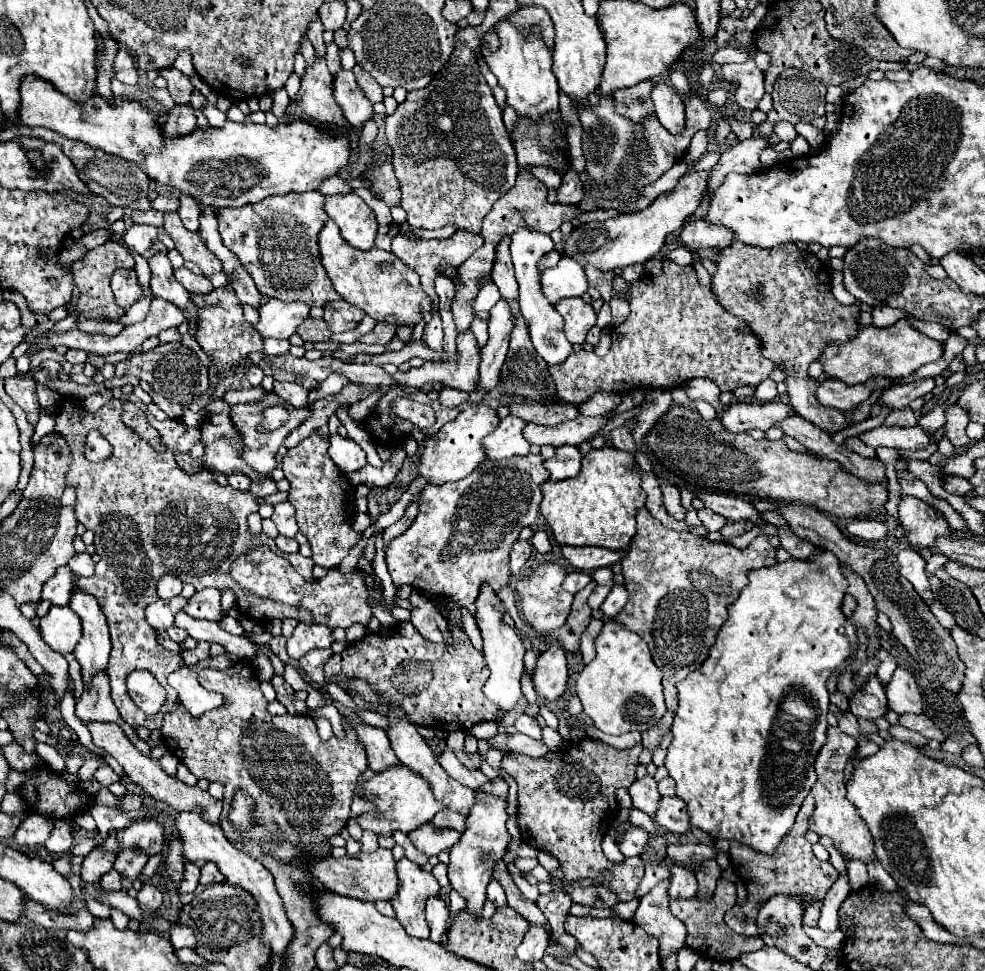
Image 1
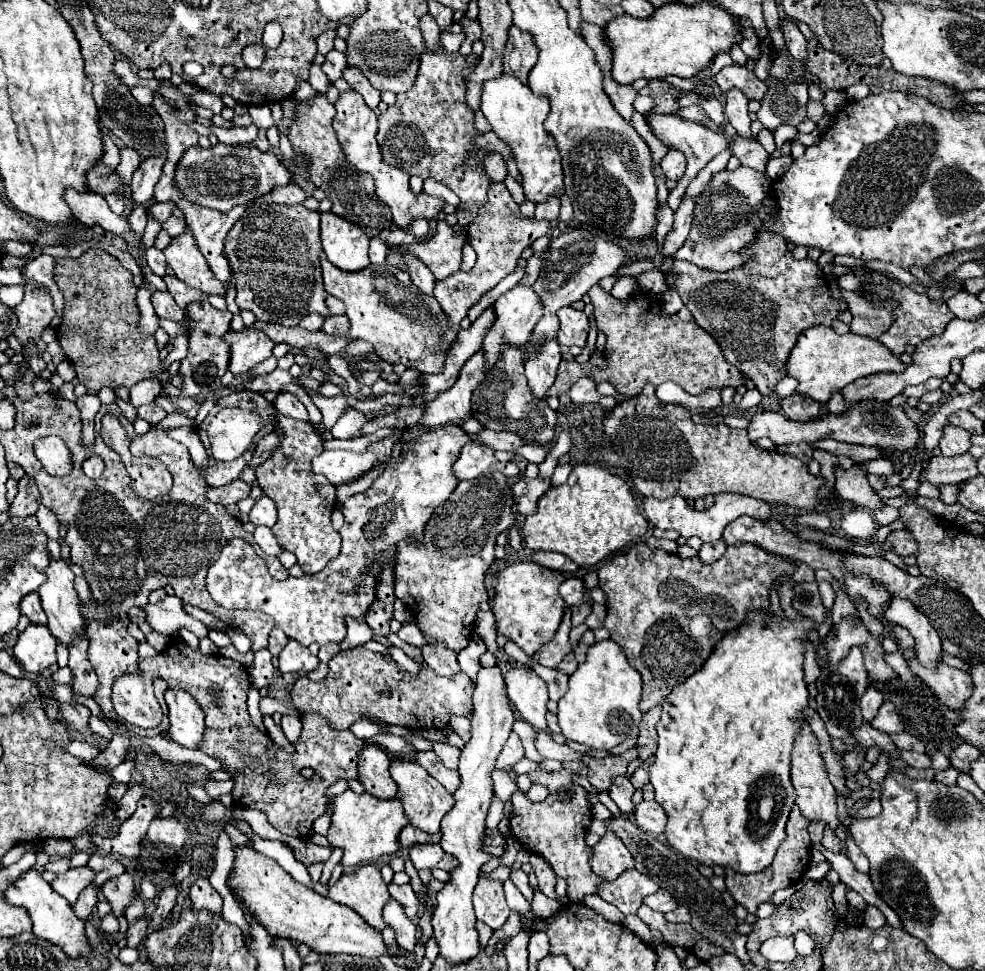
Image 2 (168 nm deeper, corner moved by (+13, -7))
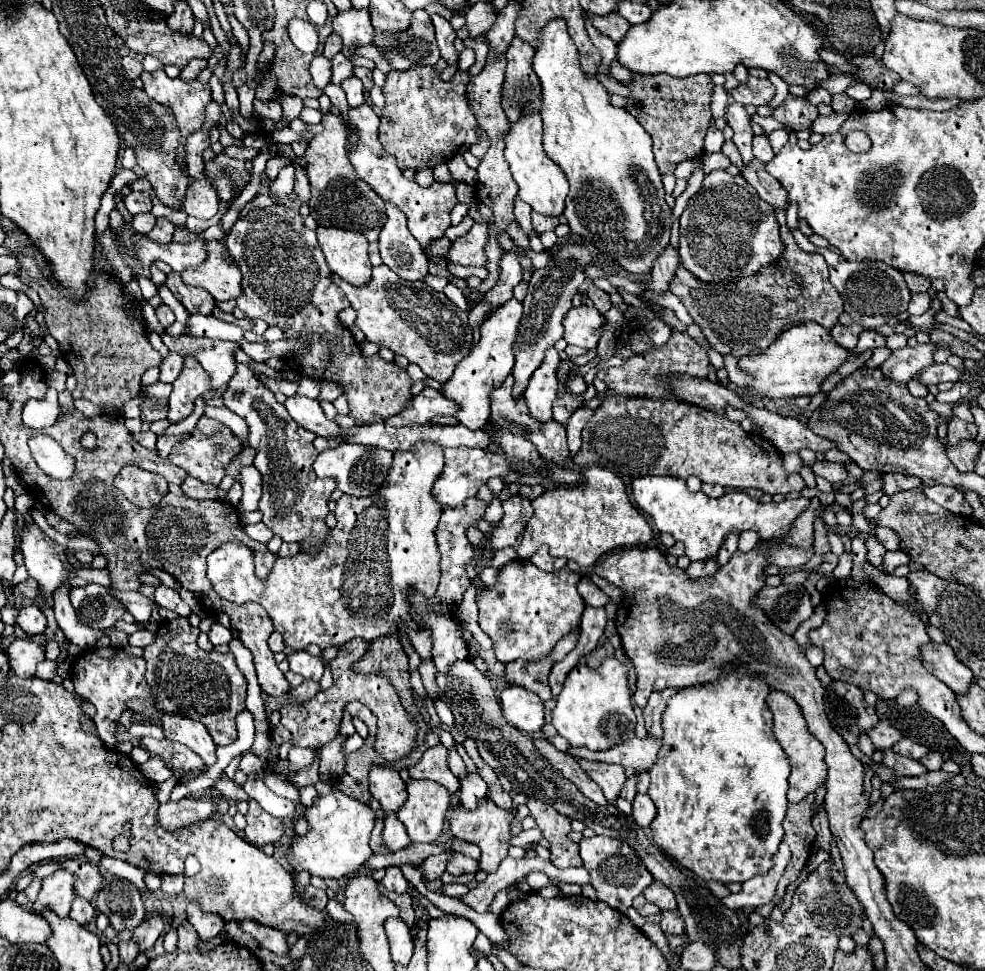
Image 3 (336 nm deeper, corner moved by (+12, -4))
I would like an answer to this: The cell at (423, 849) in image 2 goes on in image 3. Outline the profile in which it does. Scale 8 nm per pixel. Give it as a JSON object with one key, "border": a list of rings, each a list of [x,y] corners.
{"border":[[[456,853],[454,855],[454,859],[452,861],[448,861],[448,865],[446,865],[446,871],[450,873],[450,875],[464,875],[464,873],[476,873],[480,869],[480,863],[478,861],[474,861],[472,857],[466,857],[466,855],[460,855],[460,853]]]}

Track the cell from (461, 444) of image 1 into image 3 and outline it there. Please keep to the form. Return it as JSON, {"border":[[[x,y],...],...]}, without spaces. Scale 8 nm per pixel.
{"border":[[[422,441],[418,443],[416,447],[412,447],[410,451],[394,451],[394,461],[392,461],[392,467],[390,467],[390,473],[386,477],[386,485],[372,497],[364,497],[364,499],[358,499],[358,497],[350,497],[350,495],[342,495],[338,501],[336,501],[336,521],[338,525],[330,531],[330,537],[324,541],[322,549],[318,549],[318,553],[298,553],[294,557],[278,557],[274,567],[272,567],[272,573],[266,577],[266,581],[260,581],[256,575],[254,575],[254,561],[252,561],[252,551],[242,545],[242,543],[226,543],[222,545],[220,549],[216,549],[210,557],[208,557],[208,579],[212,581],[216,593],[236,605],[242,605],[242,603],[248,603],[248,601],[254,601],[254,603],[260,603],[264,607],[264,611],[268,613],[270,621],[274,623],[274,631],[278,631],[282,637],[284,637],[284,643],[290,645],[292,649],[300,651],[300,649],[306,649],[308,645],[318,645],[320,649],[328,649],[328,647],[342,647],[344,643],[348,643],[350,639],[364,639],[368,643],[372,643],[374,639],[378,637],[386,637],[390,633],[398,633],[400,631],[400,625],[404,623],[406,627],[414,629],[414,631],[420,631],[424,627],[424,623],[416,623],[412,619],[412,607],[408,603],[408,595],[410,591],[418,591],[422,593],[424,597],[434,597],[436,593],[436,587],[438,587],[438,579],[440,579],[440,553],[438,553],[438,547],[436,547],[436,537],[434,537],[434,531],[436,531],[436,525],[438,525],[438,519],[440,519],[440,507],[438,503],[434,501],[432,497],[432,485],[434,481],[438,479],[440,471],[444,467],[444,455],[442,455],[442,447],[440,445],[434,445],[434,443],[428,443],[428,441]]]}

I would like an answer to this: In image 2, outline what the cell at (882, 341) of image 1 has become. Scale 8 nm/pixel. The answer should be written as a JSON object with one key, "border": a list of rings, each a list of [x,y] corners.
{"border":[[[813,326],[805,330],[799,336],[787,360],[787,374],[799,380],[797,392],[821,404],[827,404],[835,392],[855,382],[857,378],[881,374],[881,372],[899,374],[903,372],[903,368],[905,364],[901,362],[901,358],[889,352],[889,348],[883,348],[879,340],[869,338],[869,336],[859,336],[853,332],[841,336],[833,328],[827,328],[827,326]]]}

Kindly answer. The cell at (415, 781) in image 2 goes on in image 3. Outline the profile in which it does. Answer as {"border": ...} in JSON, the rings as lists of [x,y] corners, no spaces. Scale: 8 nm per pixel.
{"border":[[[414,781],[408,785],[408,799],[396,817],[404,823],[412,843],[434,843],[446,821],[450,793],[434,781]]]}

